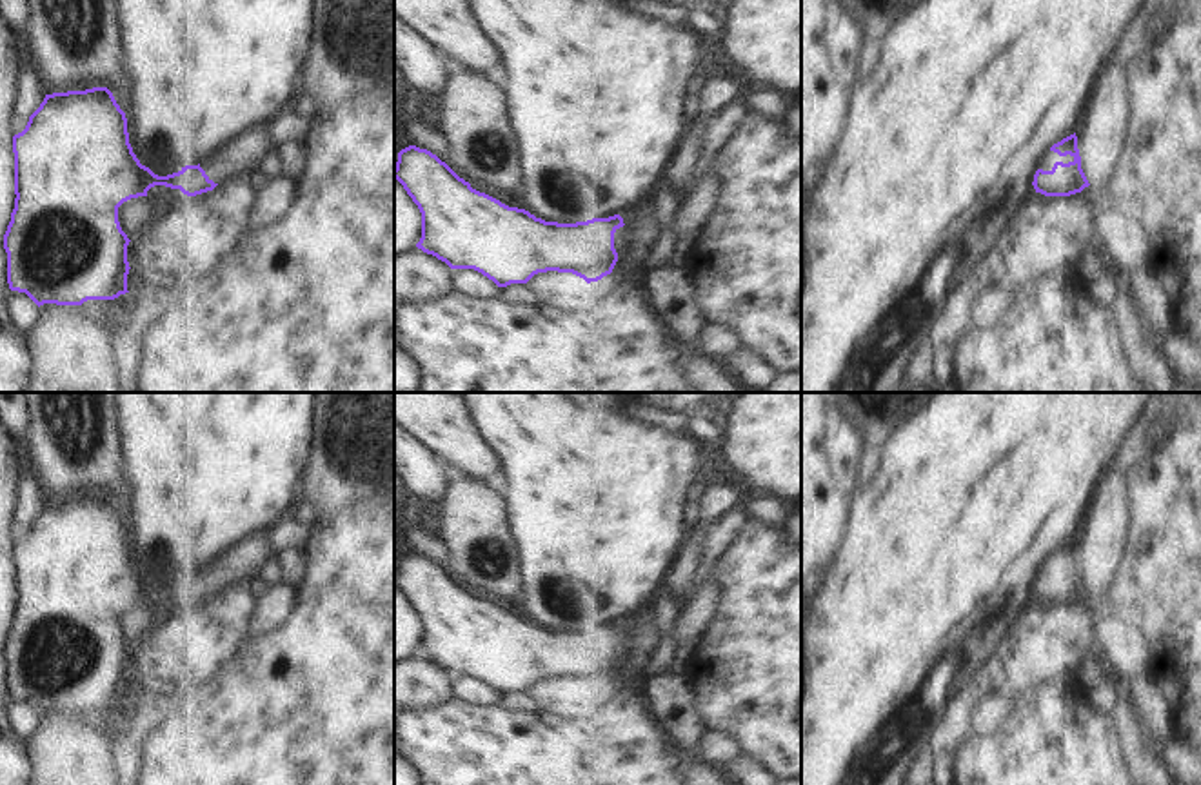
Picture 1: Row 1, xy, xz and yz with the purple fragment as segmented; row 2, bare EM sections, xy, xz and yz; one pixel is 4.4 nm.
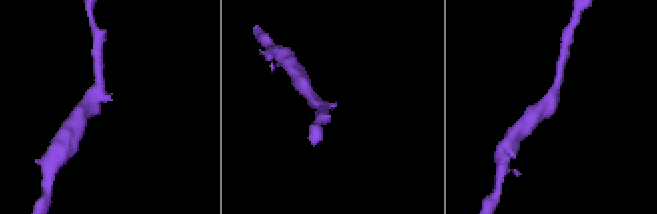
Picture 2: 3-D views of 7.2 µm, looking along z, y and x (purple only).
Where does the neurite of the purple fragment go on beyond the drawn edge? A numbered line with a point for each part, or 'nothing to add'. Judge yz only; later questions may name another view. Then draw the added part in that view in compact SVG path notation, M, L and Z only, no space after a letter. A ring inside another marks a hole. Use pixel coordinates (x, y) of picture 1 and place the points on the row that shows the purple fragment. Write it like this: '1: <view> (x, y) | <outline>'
1: yz (1051, 157) | M1047 151L1047 154L1045 154L1043 160L1039 162L1037 169L1052 171L1052 167L1054 167L1056 162L1068 164L1068 162L1074 162L1074 156L1070 156L1070 154L1059 156L1059 154L1054 153L1054 151Z

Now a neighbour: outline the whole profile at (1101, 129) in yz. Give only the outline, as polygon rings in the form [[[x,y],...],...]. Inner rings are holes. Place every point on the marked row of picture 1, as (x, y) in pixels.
[[[1107,60],[1090,84],[1076,127],[1081,169],[1090,187],[1103,191],[1110,182],[1125,151],[1128,116],[1127,69]]]

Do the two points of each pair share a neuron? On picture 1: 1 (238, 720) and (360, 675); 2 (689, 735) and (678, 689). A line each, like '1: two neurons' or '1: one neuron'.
1: one neuron
2: one neuron

